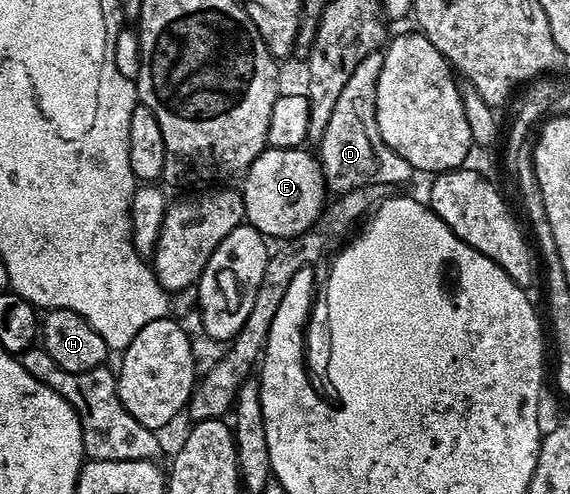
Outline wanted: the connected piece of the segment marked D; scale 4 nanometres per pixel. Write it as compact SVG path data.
M379 50L364 57L344 84L340 98L336 100L336 109L332 109L328 129L324 129L320 140L322 172L326 175L326 186L331 192L341 193L368 185L384 185L387 189L394 189L397 183L406 183L410 178L415 178L414 167L387 145L384 137L380 137L380 125L376 125L376 85L381 68L382 54Z

